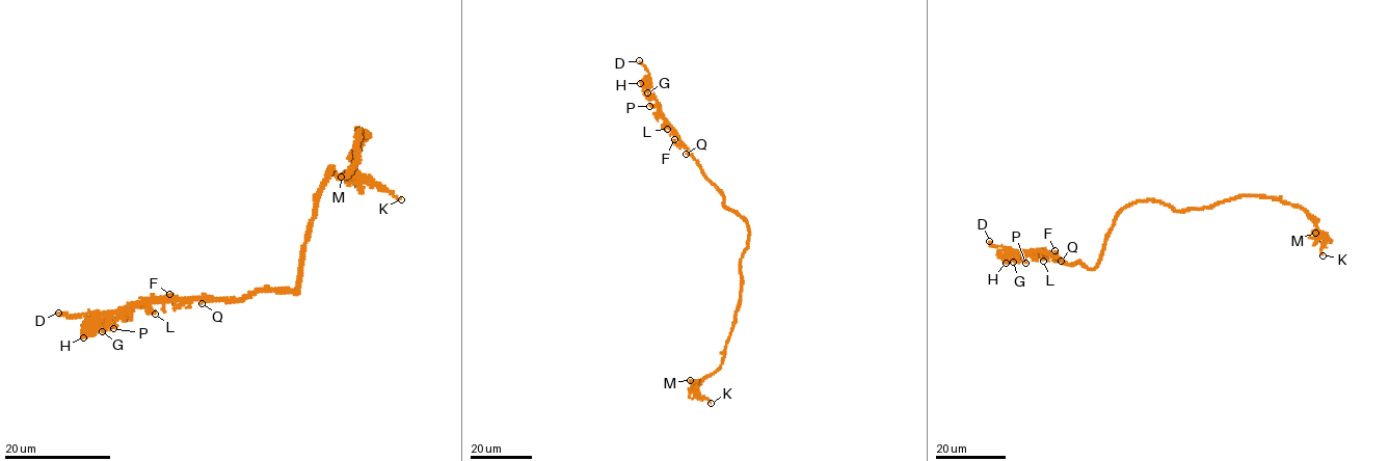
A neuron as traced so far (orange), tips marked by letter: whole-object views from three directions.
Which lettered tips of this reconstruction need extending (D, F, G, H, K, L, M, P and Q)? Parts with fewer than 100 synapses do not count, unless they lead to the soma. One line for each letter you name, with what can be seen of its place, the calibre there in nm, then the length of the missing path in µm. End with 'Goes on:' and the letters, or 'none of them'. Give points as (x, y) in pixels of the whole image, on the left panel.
D: at (58, 313); 240 nm thick; about 4 µm are missing
Goes on: D

